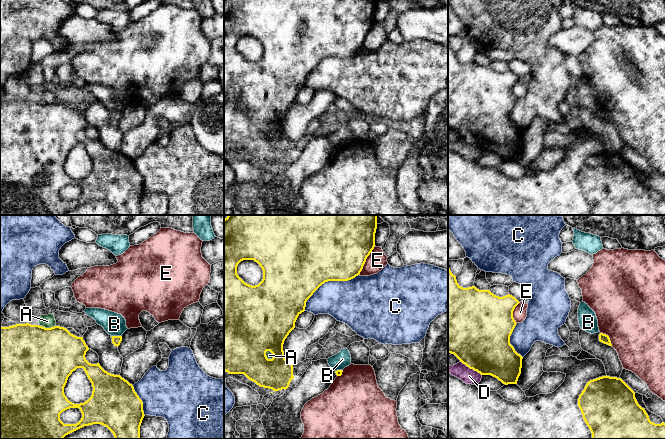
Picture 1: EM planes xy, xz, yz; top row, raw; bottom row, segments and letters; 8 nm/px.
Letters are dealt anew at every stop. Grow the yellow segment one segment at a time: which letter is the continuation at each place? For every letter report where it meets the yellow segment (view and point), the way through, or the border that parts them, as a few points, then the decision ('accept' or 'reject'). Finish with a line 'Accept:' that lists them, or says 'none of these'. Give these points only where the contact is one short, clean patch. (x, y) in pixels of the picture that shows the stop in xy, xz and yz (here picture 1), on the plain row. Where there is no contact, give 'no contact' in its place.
A: meets yellow in xy at (48, 104); reject
B: meets yellow in xy at (116, 112); border along xy (111, 111), (121, 112); reject
C: meets yellow in xz at (327, 57); reject
D: meets yellow in yz at (471, 144); reject
E: meets yellow in xz at (365, 36); reject
Accept: none of these

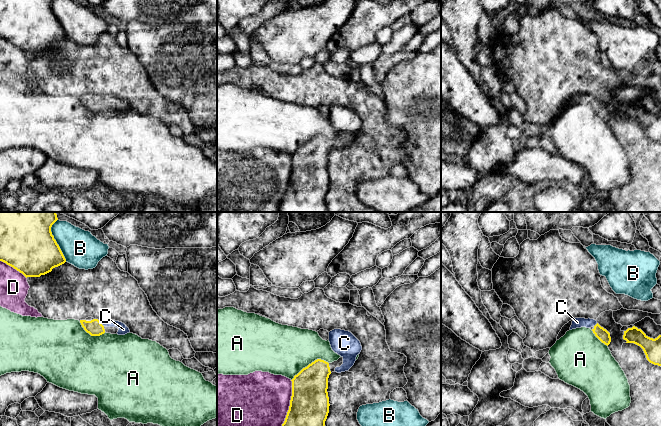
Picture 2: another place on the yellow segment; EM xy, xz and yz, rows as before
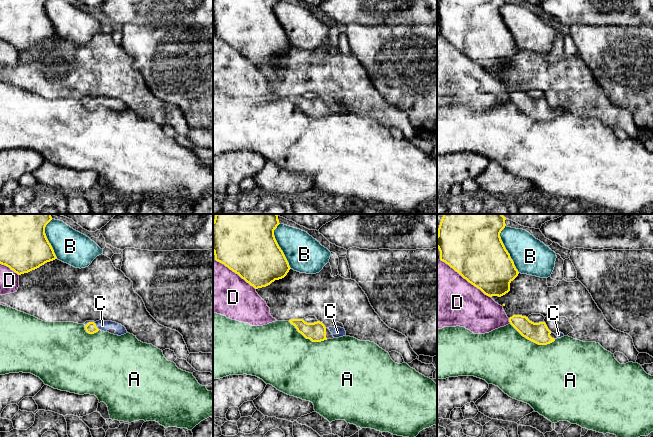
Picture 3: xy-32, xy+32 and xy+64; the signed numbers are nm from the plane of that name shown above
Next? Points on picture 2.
A: meets yellow in xz at (309, 140); reject
B: meets yellow in xy at (56, 19); reject
C: meets yellow in xy at (100, 99); runs through xy (94, 103), (100, 99), (115, 99), (123, 105); accept
D: meets yellow in xz at (289, 184); reject
Accept: C

